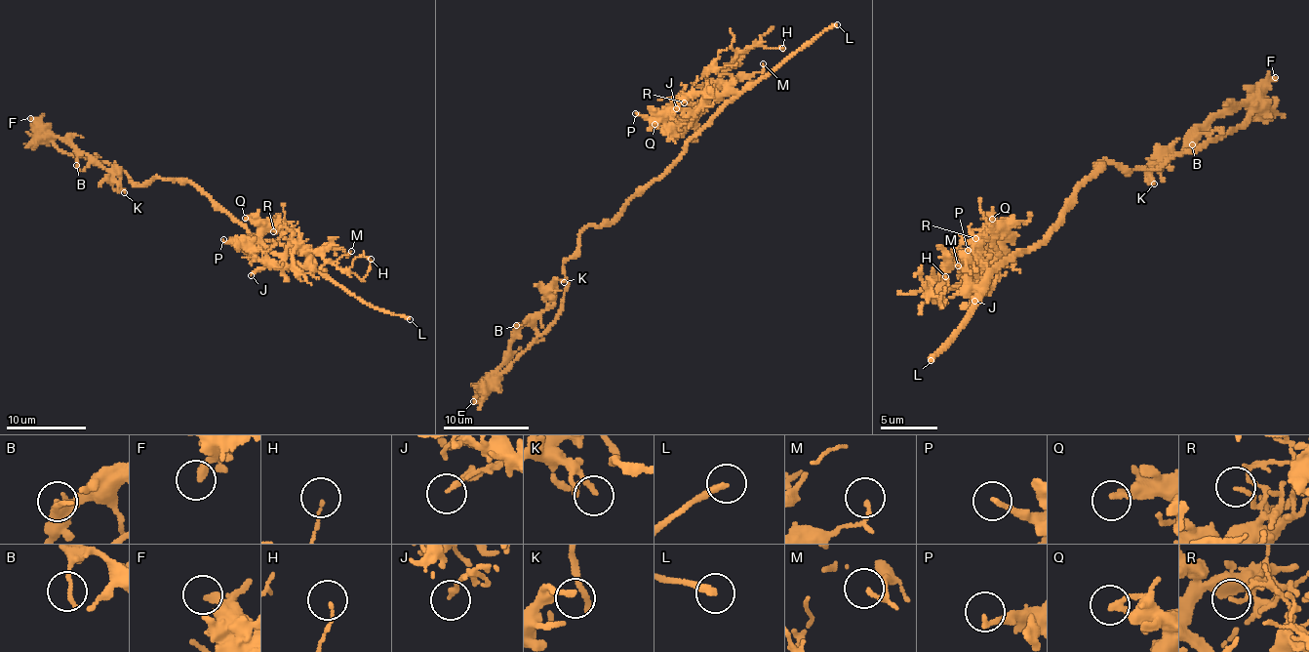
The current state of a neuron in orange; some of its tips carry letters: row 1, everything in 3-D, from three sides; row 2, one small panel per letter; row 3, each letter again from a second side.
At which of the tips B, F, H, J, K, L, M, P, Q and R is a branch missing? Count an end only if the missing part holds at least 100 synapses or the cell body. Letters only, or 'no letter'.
L

